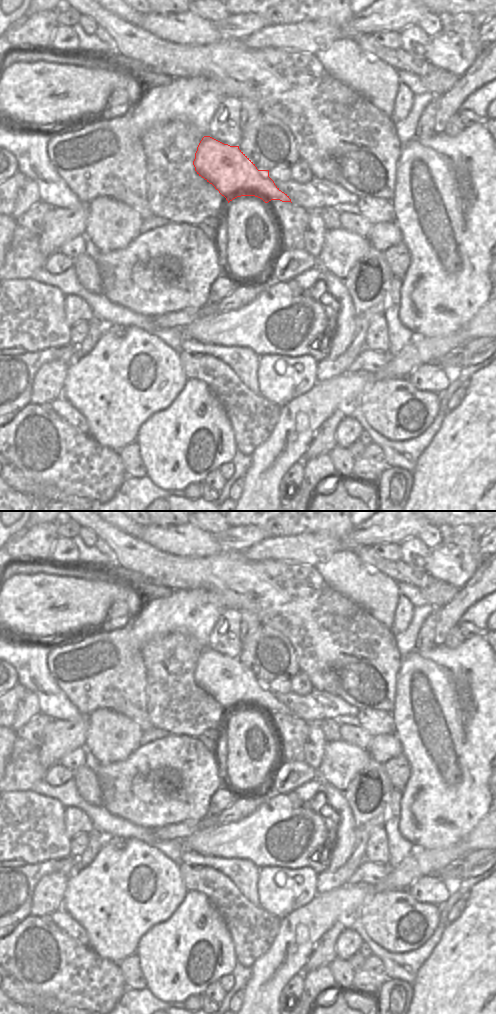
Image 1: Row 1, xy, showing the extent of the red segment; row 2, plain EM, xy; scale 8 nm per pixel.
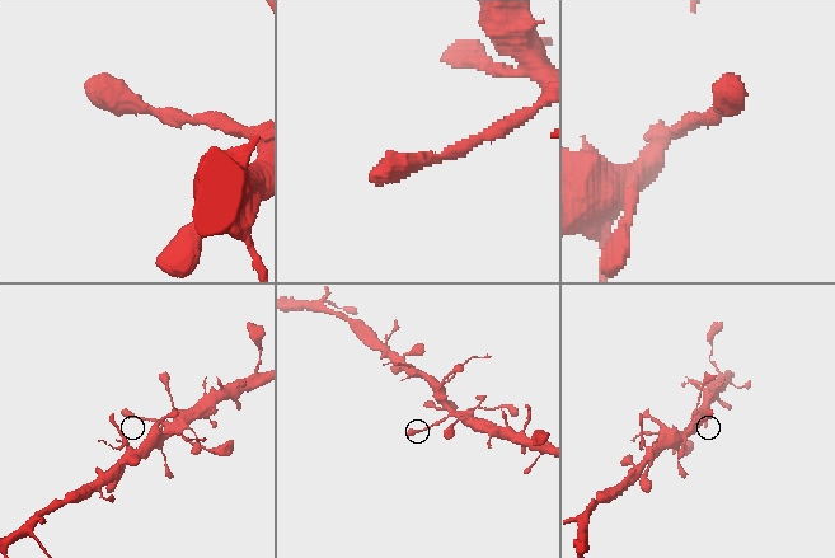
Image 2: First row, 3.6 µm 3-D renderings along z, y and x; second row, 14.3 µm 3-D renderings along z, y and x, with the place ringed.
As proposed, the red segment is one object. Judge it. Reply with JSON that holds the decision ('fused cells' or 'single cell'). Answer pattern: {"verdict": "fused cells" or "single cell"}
{"verdict": "single cell"}

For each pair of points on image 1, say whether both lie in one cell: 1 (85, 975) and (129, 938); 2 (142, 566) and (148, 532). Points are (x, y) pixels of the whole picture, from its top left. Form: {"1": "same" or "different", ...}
{"1": "different", "2": "different"}

